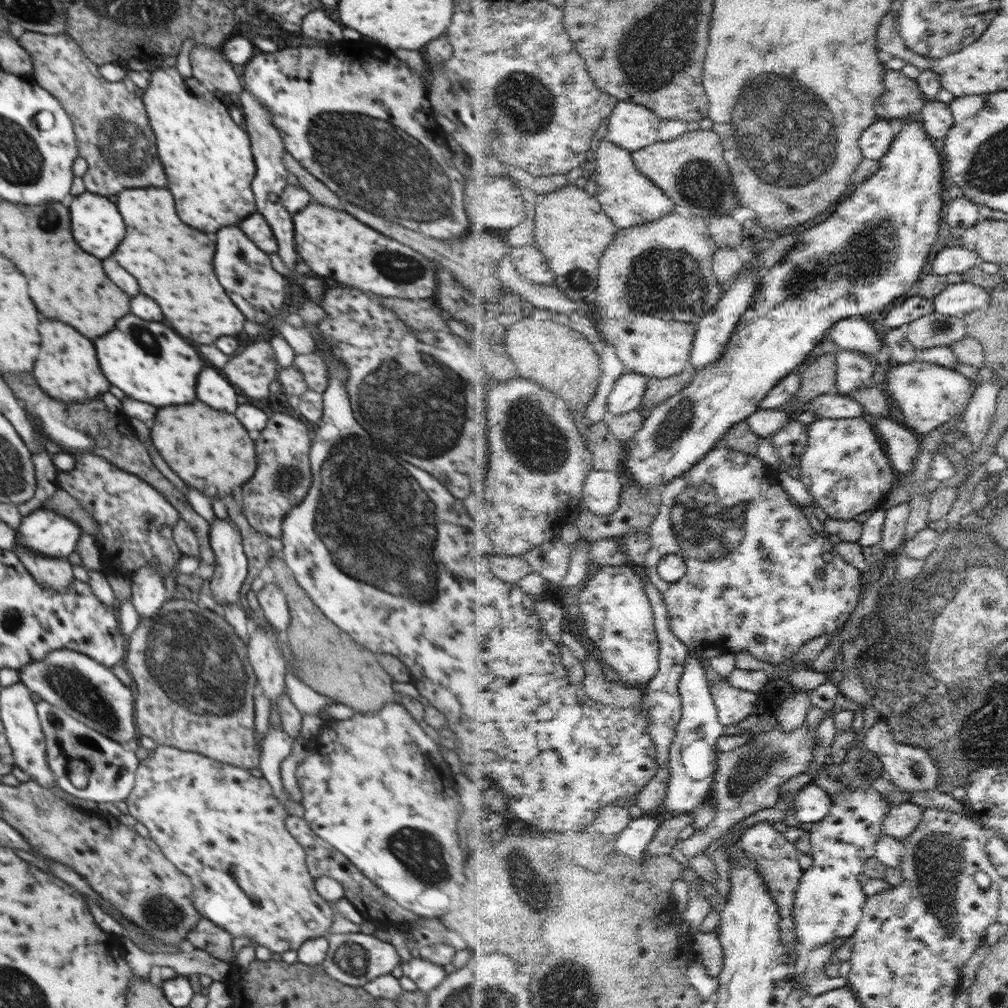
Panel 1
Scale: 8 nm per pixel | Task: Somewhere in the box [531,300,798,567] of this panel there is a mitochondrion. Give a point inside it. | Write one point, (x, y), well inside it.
(708, 524)

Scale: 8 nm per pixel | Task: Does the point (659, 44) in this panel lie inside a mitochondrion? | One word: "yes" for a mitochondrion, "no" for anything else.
yes

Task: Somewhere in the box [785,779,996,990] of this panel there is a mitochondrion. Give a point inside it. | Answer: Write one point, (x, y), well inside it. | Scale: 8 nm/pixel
(937, 855)

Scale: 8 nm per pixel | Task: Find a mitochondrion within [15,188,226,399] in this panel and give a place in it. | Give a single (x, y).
(144, 336)

